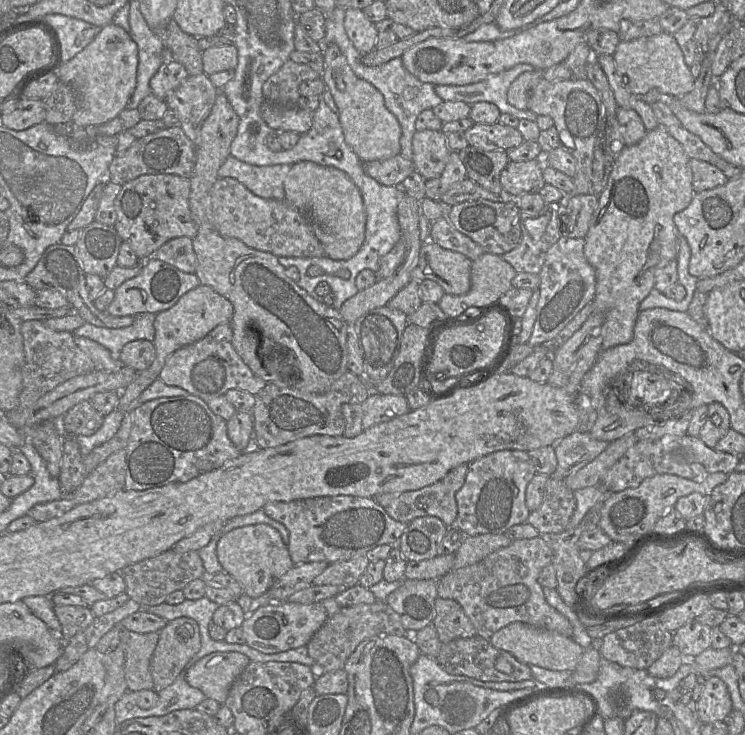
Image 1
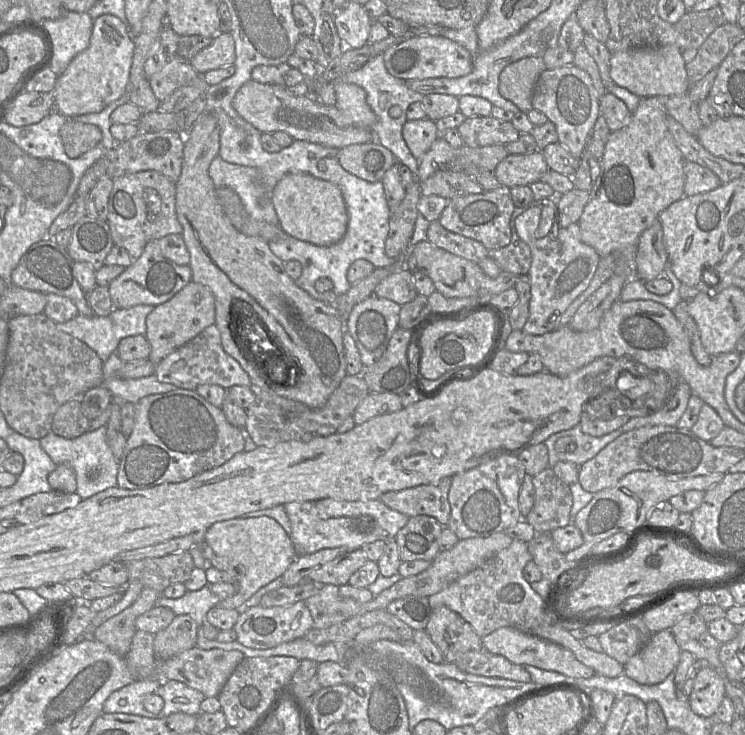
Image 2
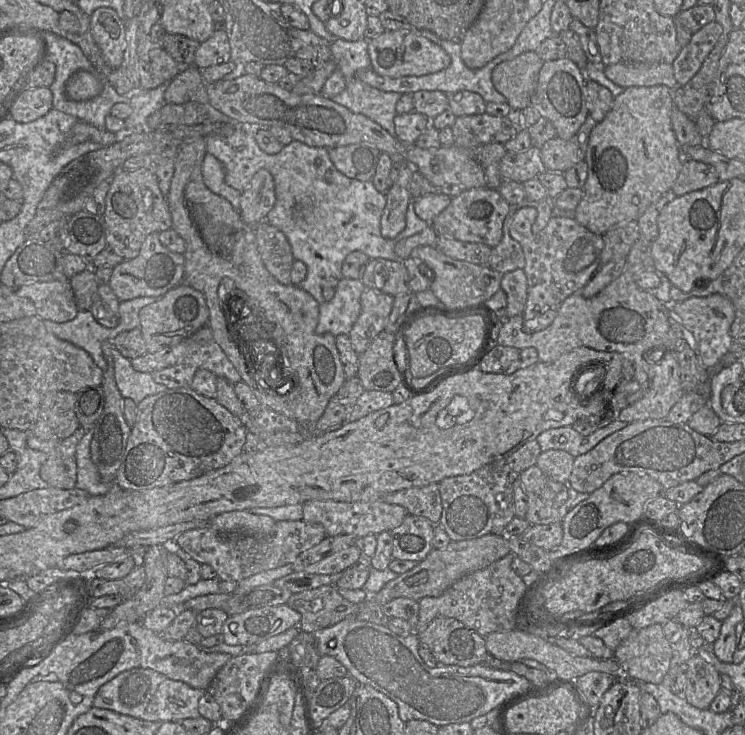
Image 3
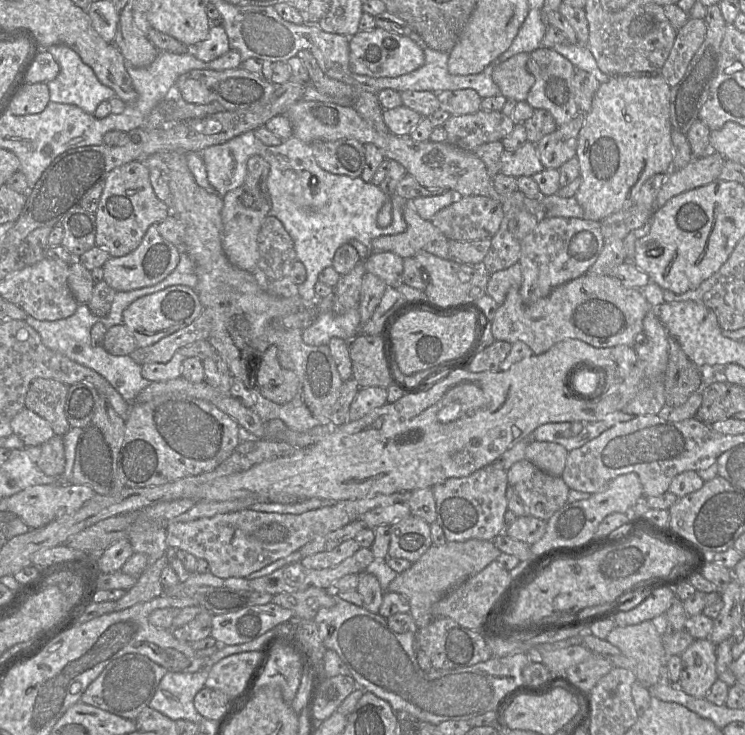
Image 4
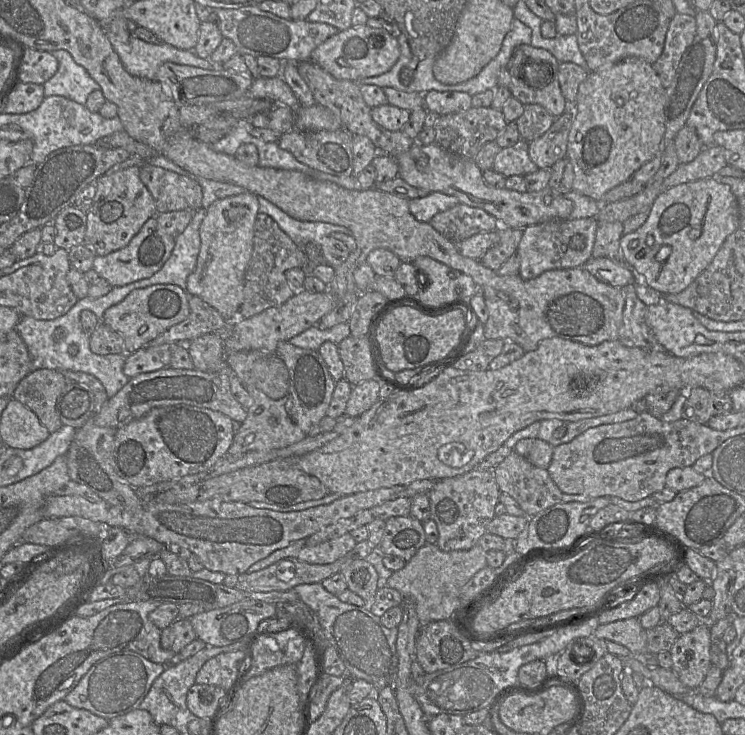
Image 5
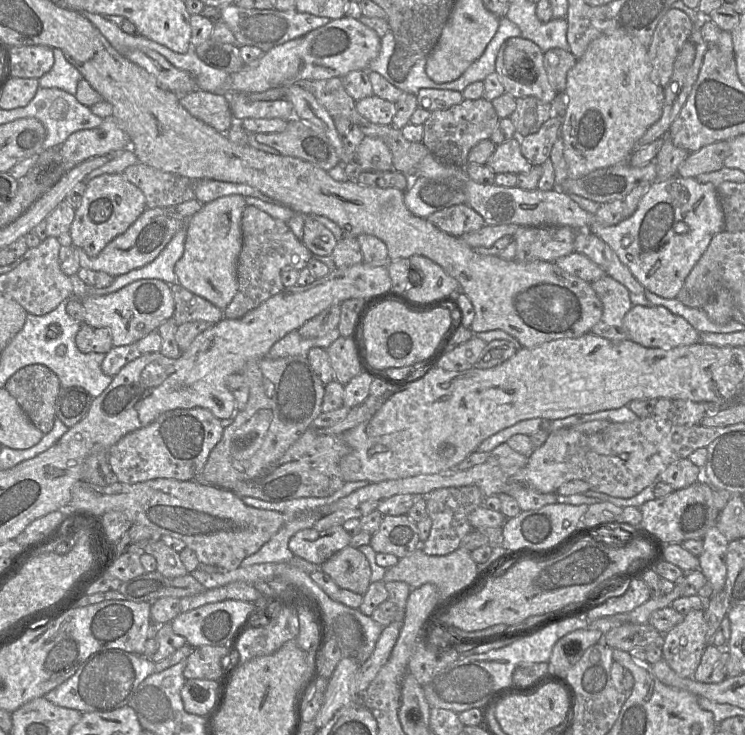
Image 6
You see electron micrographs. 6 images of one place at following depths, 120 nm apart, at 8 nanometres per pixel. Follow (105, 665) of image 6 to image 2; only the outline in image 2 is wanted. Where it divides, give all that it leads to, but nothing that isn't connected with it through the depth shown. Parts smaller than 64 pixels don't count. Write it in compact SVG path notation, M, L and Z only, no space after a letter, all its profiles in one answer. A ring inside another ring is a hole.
M155 677L136 679L112 692L103 704L102 712L142 715L145 718L157 719L157 714L144 708L143 701L150 694L156 693L156 690L162 685L162 680Z

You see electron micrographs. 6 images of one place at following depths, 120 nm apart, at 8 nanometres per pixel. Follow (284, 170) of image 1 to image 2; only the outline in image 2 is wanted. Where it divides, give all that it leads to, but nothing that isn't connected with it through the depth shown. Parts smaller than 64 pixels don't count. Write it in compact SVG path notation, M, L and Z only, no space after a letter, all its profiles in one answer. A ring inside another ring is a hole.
M215 157L209 166L215 188L232 188L240 197L248 214L258 220L278 225L279 218L272 202L272 190L255 167L232 164Z

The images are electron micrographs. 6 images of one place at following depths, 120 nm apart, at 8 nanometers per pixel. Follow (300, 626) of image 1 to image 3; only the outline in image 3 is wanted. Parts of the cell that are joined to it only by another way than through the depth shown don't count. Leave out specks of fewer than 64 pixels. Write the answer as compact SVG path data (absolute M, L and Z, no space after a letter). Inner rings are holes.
M287 604L249 609L229 616L223 624L224 643L251 646L299 626L301 614Z

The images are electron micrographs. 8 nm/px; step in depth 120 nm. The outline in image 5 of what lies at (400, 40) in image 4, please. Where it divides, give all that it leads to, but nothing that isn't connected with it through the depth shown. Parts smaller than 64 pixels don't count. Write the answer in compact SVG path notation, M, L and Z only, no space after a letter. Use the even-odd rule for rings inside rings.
M358 25L328 38L312 52L311 61L336 79L356 82L388 72L397 63L400 53L397 38L389 32L381 28Z

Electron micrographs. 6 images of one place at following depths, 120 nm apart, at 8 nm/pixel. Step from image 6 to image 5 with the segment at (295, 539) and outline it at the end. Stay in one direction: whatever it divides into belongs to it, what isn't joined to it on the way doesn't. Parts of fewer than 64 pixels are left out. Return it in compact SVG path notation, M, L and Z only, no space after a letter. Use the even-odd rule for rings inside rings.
M350 533L315 546L304 546L297 559L309 564L330 564L351 551L357 542Z

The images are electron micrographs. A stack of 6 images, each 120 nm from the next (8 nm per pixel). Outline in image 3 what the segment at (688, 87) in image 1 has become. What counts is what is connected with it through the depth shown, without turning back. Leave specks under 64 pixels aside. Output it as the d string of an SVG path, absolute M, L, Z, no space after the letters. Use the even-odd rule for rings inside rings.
M625 64L605 66L604 74L613 83L623 88L636 86L665 85L675 90L677 83L672 64Z

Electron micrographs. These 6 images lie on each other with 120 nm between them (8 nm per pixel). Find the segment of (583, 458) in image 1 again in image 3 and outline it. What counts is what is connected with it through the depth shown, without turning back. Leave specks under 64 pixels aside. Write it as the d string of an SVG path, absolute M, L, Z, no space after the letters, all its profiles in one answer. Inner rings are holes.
M619 419L600 428L588 436L579 434L572 426L549 429L538 435L538 442L542 451L560 449L573 457L580 456L593 449L609 435L625 428L628 423Z

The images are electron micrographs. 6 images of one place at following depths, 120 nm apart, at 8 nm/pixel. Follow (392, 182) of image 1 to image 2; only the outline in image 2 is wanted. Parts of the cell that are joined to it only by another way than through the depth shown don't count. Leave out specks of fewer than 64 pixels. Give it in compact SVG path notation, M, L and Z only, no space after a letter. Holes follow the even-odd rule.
M378 141L353 144L339 149L340 165L366 181L381 181L385 172L398 163L393 153Z

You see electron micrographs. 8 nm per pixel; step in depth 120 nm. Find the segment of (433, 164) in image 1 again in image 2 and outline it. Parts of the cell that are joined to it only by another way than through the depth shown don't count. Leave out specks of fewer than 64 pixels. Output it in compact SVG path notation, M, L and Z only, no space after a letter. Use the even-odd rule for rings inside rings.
M429 118L407 120L402 128L402 135L417 160L420 160L432 143L441 136L435 121Z

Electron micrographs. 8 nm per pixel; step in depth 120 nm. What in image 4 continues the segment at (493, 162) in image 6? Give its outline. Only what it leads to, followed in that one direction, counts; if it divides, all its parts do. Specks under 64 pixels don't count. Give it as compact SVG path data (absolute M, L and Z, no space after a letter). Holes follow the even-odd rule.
M526 141L523 146L516 150L504 149L501 155L500 172L515 178L521 176L533 176L543 171L536 144Z

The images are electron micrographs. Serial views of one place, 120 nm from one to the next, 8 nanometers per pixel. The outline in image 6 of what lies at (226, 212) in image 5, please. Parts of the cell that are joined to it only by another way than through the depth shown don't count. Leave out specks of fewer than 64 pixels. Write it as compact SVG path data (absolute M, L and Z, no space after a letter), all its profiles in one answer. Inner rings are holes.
M230 195L204 204L202 209L186 221L186 238L182 257L174 266L178 283L186 290L204 298L224 310L238 289L237 261L242 248L241 219L247 206L245 197Z

